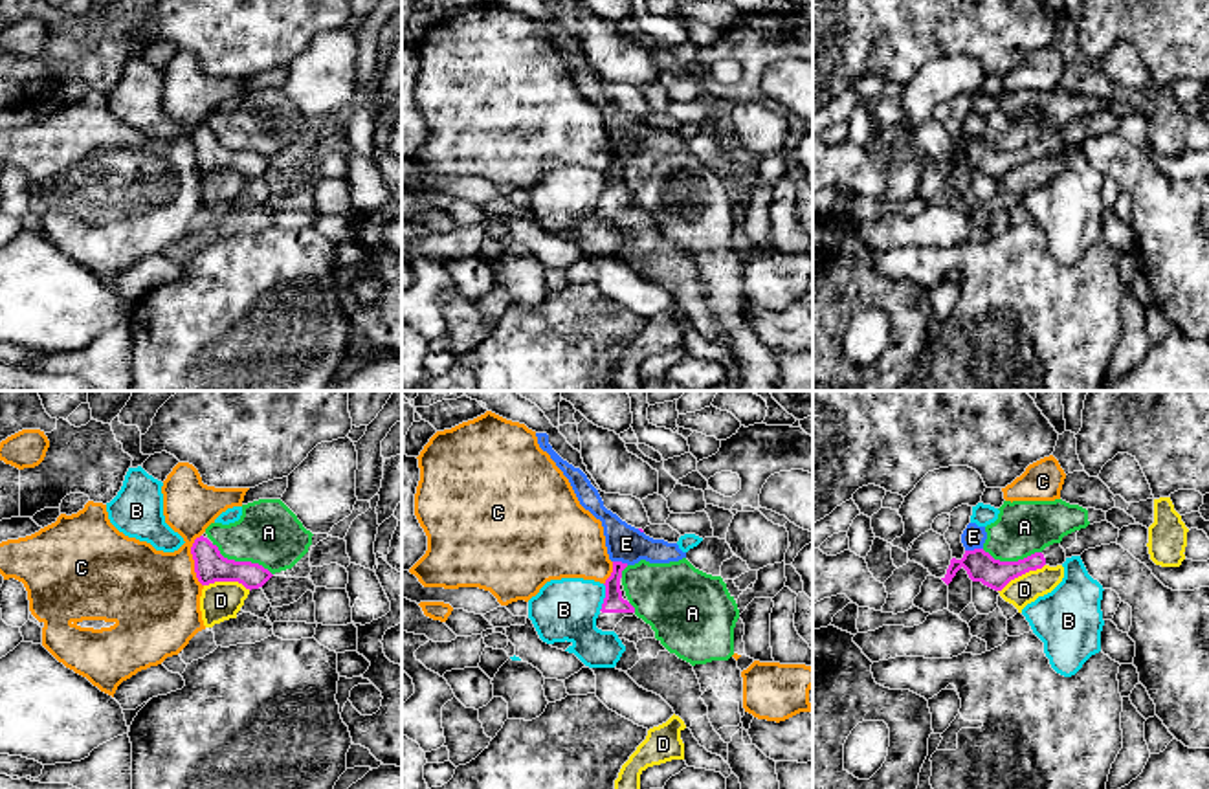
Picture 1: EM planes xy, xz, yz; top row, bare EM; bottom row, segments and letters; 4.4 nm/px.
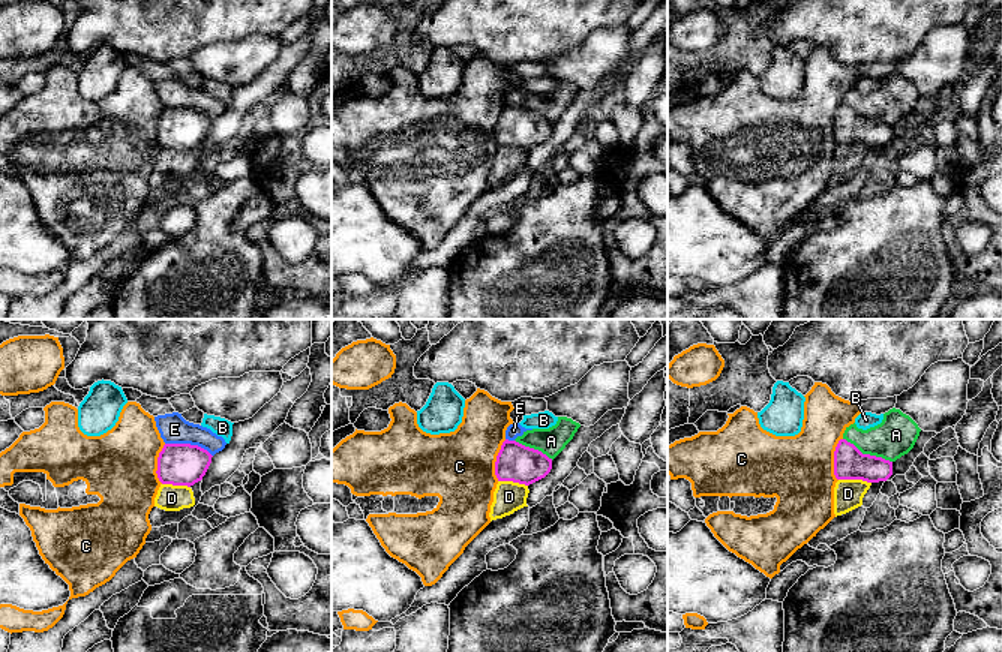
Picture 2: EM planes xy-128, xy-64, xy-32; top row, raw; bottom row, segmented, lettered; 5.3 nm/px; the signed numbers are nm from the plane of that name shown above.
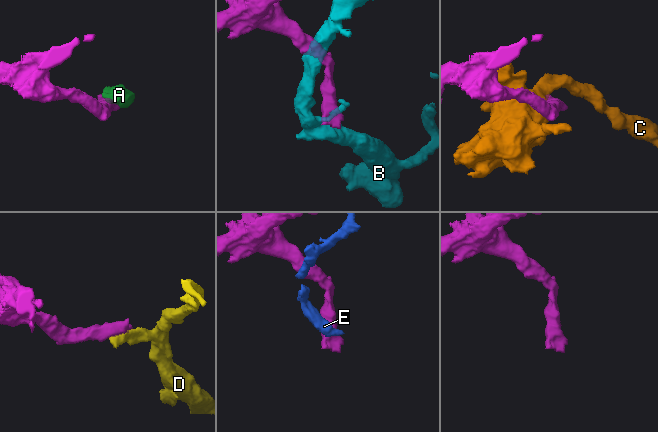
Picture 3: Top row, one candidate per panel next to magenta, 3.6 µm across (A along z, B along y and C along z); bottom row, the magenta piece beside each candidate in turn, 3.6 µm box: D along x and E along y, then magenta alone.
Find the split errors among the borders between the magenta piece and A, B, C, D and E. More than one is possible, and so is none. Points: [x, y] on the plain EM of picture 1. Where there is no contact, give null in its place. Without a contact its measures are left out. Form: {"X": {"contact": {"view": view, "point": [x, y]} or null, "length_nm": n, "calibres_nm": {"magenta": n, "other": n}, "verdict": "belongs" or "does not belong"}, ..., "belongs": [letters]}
{"A": {"contact": {"view": "xy", "point": [241, 151]}, "length_nm": 300, "calibres_nm": {"magenta": 140, "other": 280}, "verdict": "does not belong"}, "B": {"contact": {"view": "xz", "point": [606, 186]}, "length_nm": 120, "calibres_nm": {"magenta": 90, "other": 280}, "verdict": "does not belong"}, "C": {"contact": {"view": "xy", "point": [193, 147]}, "length_nm": 240, "calibres_nm": {"magenta": 140, "other": 400}, "verdict": "does not belong"}, "D": {"contact": {"view": "yz", "point": [1020, 164]}, "length_nm": 240, "calibres_nm": {"magenta": 140, "other": 130}, "verdict": "does not belong"}, "E": {"contact": {"view": "yz", "point": [975, 138]}, "length_nm": 80, "calibres_nm": {"magenta": 140, "other": 100}, "verdict": "does not belong"}, "belongs": []}

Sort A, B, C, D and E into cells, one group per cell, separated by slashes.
A E / B / C / D

